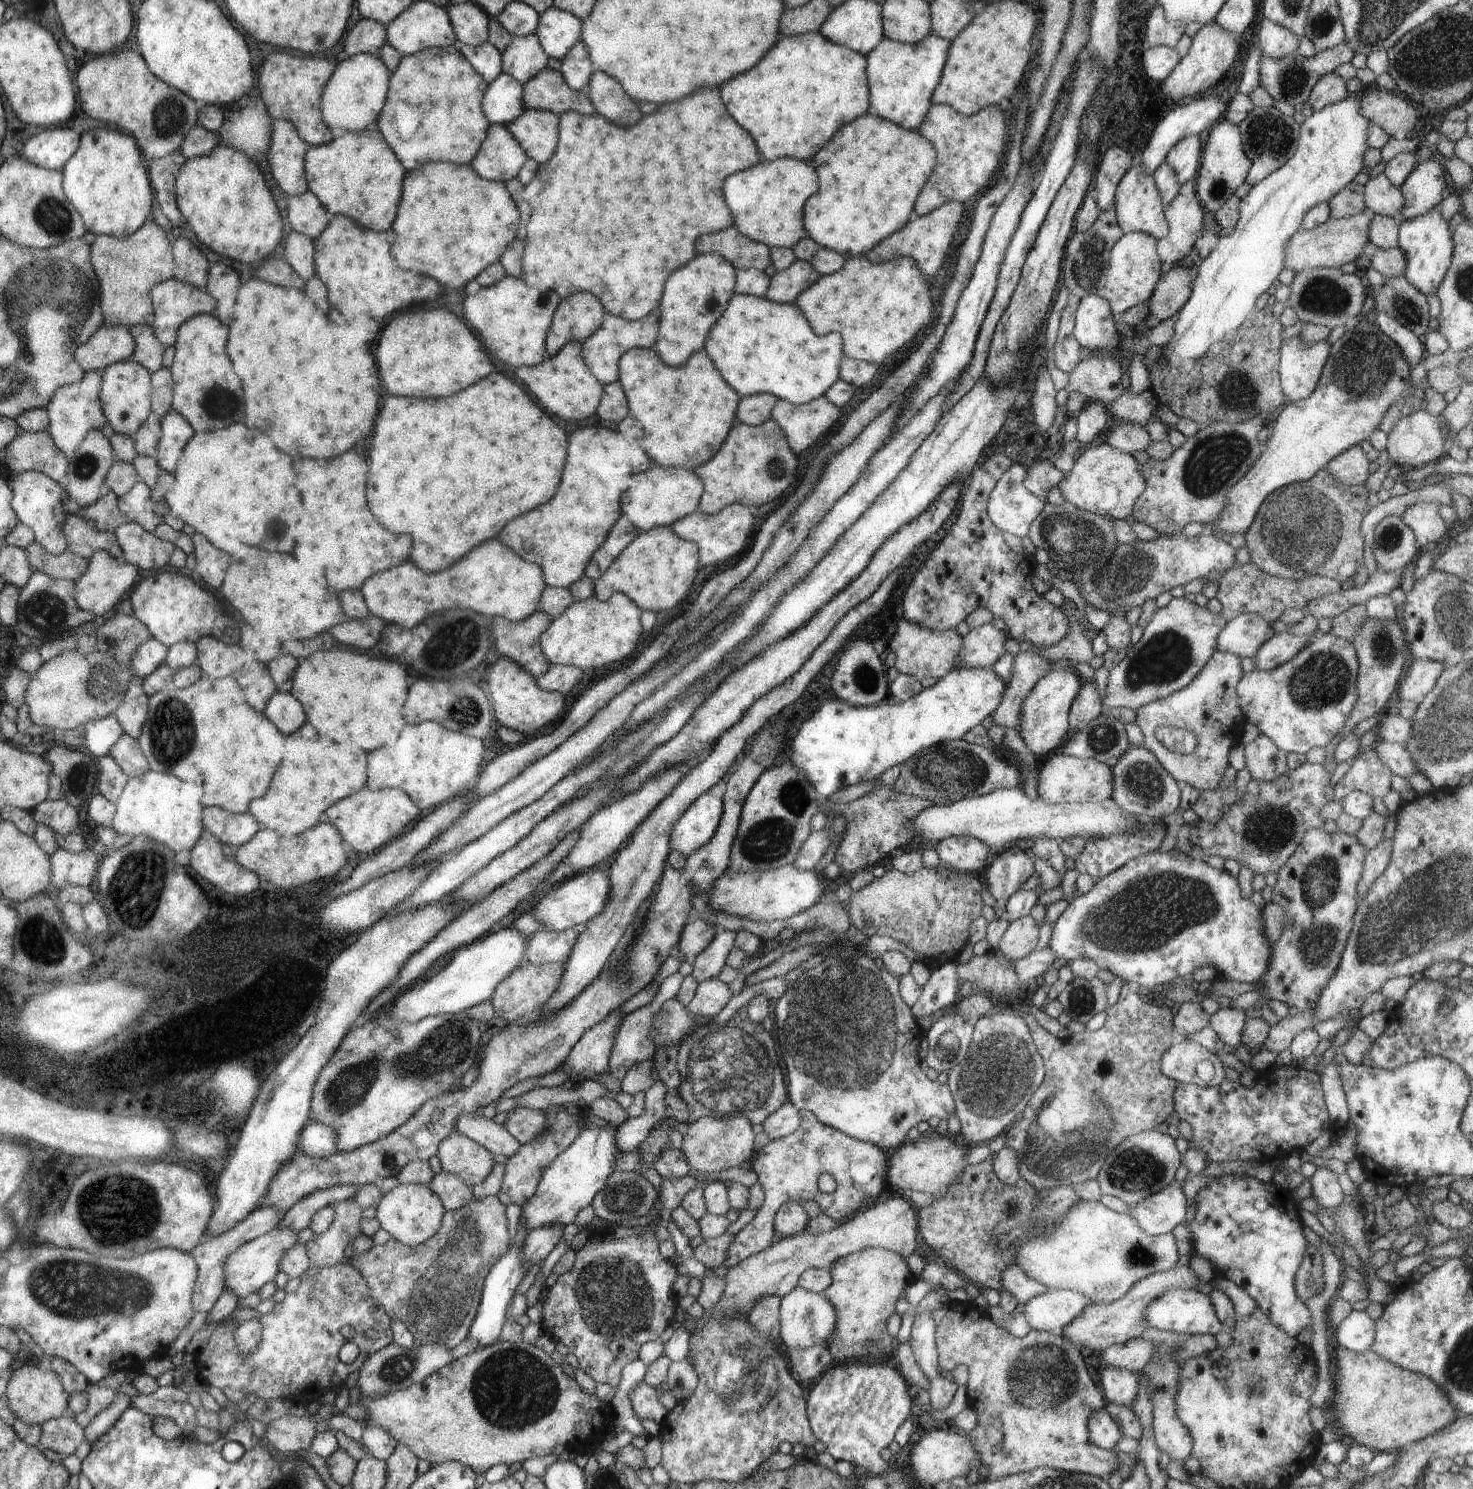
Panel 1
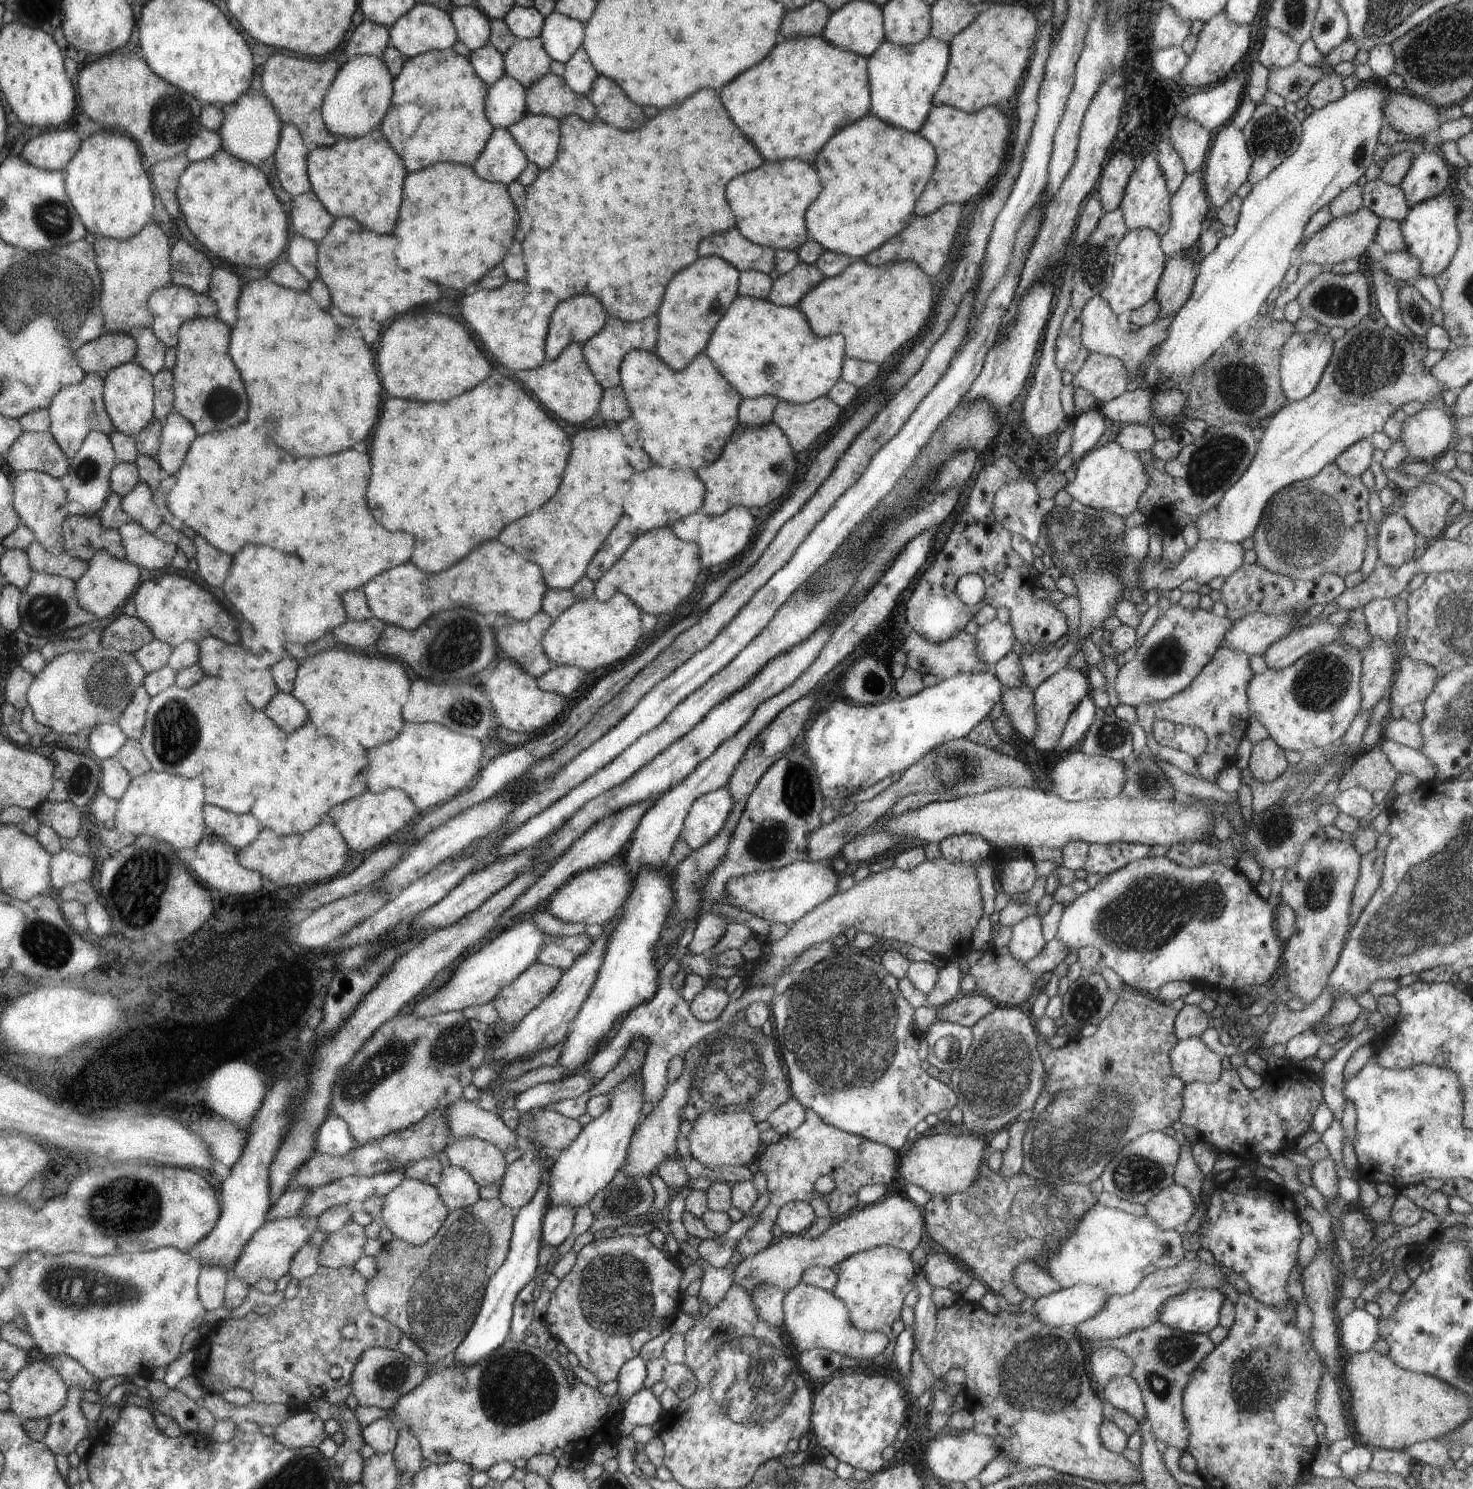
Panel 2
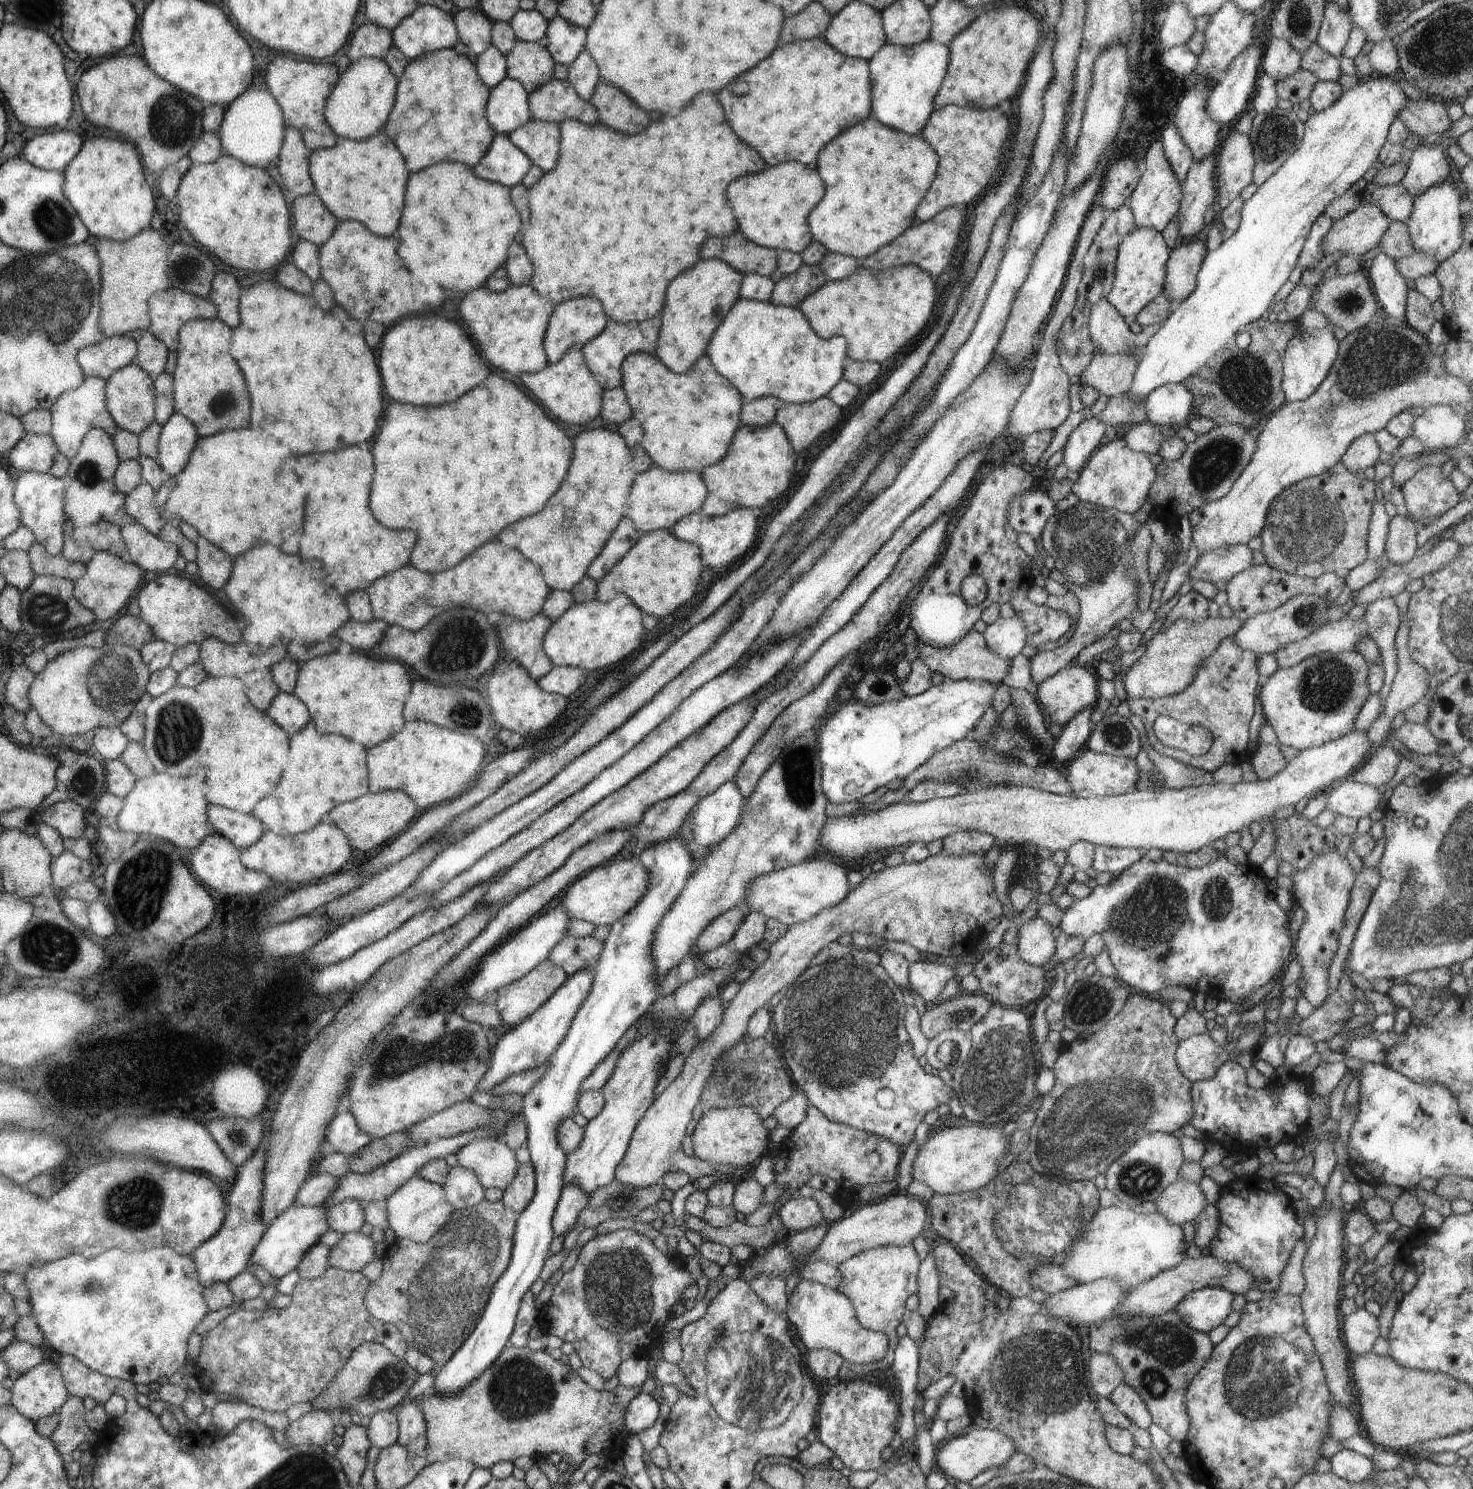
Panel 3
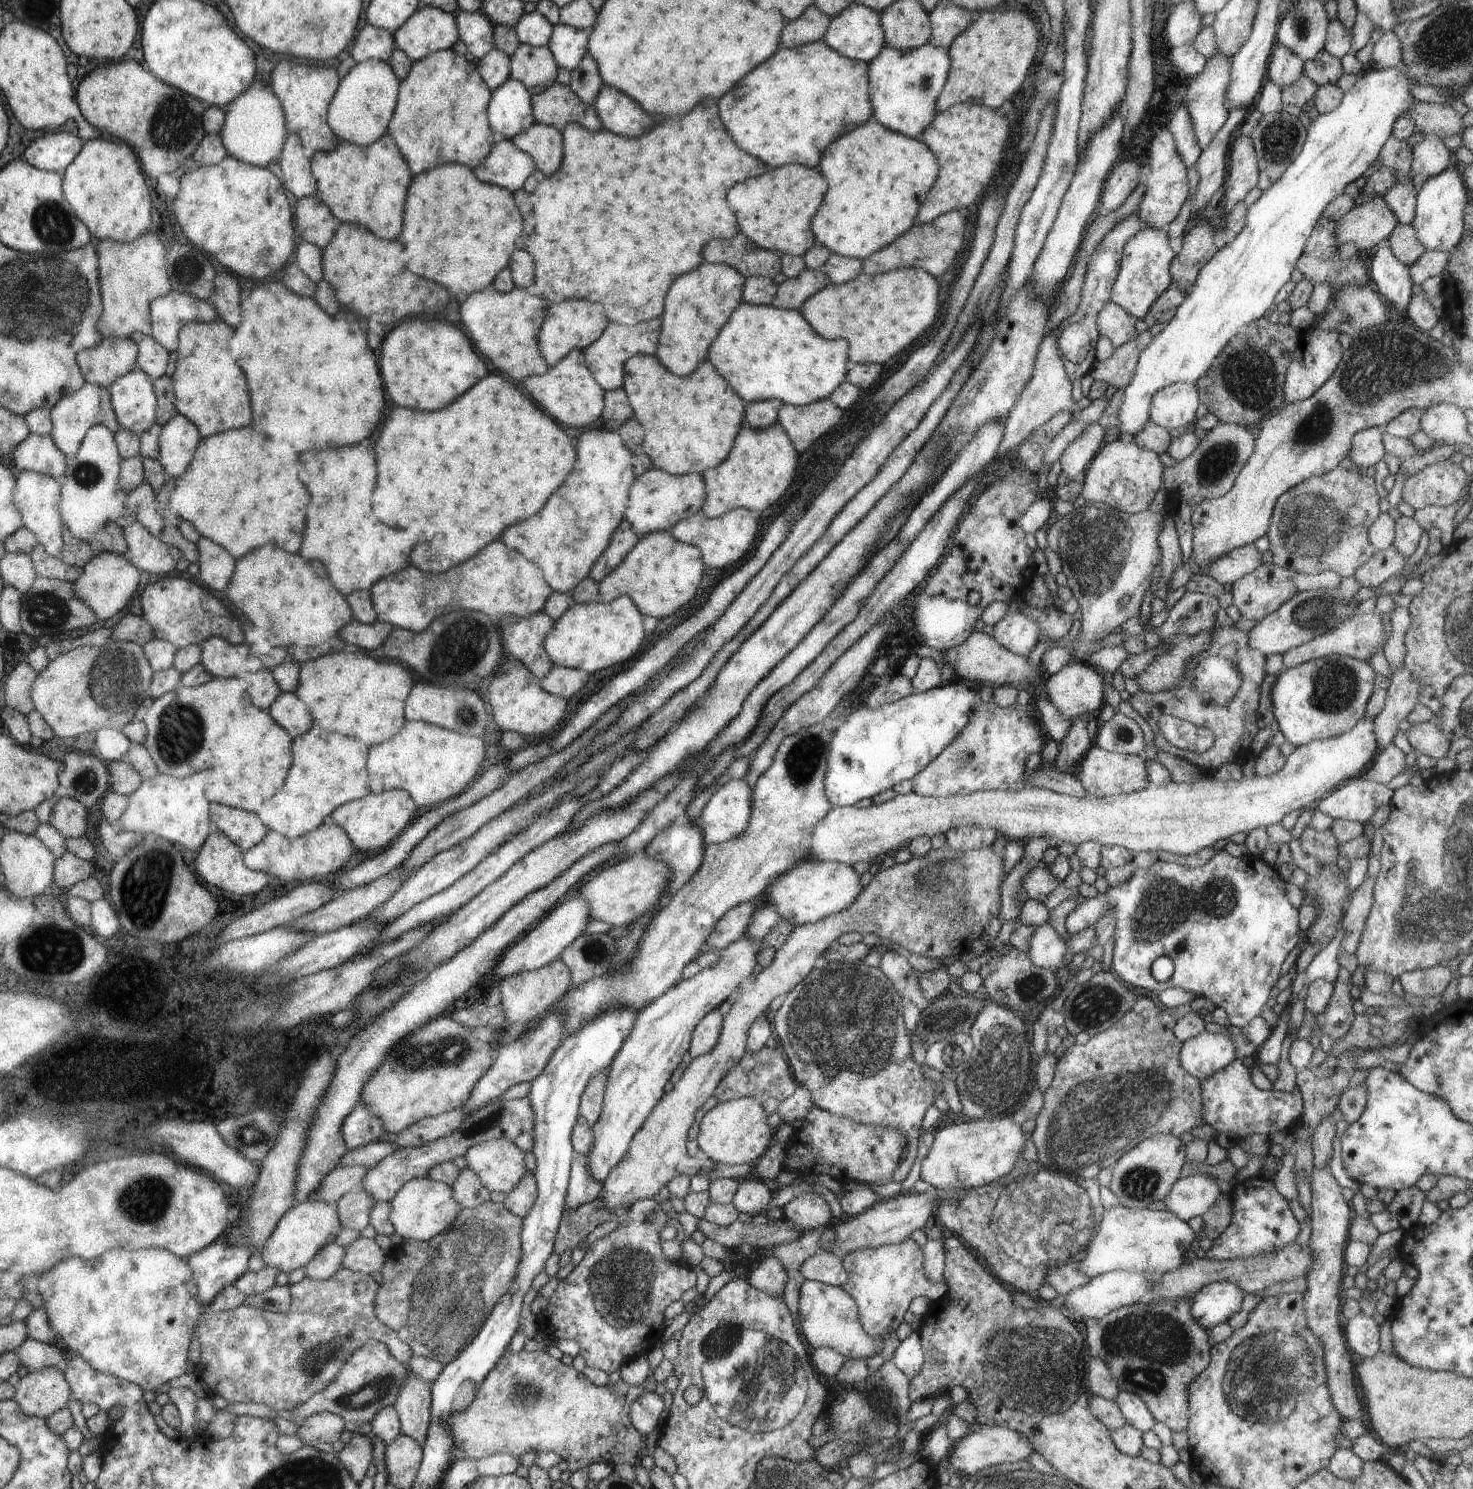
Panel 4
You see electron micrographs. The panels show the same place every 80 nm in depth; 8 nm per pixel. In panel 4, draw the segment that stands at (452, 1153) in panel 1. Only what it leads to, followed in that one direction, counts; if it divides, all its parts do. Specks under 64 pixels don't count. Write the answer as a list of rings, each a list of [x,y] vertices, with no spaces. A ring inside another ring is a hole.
[[[494,1139],[471,1146],[463,1156],[468,1168],[480,1177],[491,1192],[508,1194],[526,1176],[525,1152],[512,1141]]]

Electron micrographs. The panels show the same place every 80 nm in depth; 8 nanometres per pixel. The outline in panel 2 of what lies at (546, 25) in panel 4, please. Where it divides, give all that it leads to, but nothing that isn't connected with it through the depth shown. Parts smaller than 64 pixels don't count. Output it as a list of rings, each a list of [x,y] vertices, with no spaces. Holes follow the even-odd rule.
[[[514,5],[502,20],[518,39],[533,39],[539,36],[544,19],[536,7]]]

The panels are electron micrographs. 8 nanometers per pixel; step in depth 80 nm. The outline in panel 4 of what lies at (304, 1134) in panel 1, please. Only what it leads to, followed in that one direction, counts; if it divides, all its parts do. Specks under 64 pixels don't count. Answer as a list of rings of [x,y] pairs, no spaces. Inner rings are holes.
[[[358,1103],[341,1122],[341,1132],[348,1151],[378,1141],[384,1134],[379,1117]]]

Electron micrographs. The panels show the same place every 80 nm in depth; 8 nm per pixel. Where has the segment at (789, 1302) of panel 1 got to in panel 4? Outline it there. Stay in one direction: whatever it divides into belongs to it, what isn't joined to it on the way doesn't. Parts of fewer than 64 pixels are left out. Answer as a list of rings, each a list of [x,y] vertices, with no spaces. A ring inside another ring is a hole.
[[[804,1281],[800,1294],[800,1330],[813,1349],[832,1347],[848,1359],[871,1359],[883,1350],[883,1340],[867,1333],[858,1320],[858,1302],[842,1287]]]

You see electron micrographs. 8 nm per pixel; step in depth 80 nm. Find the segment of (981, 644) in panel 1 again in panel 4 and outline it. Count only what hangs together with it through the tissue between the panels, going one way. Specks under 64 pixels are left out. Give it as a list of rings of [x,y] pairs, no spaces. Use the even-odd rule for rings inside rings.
[[[1018,611],[1007,613],[993,626],[990,636],[994,637],[1000,646],[1023,657],[1027,657],[1040,642],[1038,623]]]

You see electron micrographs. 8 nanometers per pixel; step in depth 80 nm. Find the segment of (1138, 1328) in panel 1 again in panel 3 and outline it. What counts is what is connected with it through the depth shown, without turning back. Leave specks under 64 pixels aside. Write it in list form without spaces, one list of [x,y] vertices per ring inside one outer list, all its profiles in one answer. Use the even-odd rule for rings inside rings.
[[[1200,1256],[1200,1258],[1186,1257],[1176,1267],[1160,1272],[1151,1280],[1145,1281],[1143,1285],[1132,1289],[1126,1296],[1124,1304],[1120,1304],[1114,1312],[1118,1318],[1132,1318],[1132,1316],[1160,1316],[1173,1310],[1185,1297],[1205,1287],[1216,1286],[1231,1294],[1245,1295],[1248,1290],[1256,1289],[1256,1280],[1252,1278],[1252,1272],[1248,1272],[1244,1266],[1220,1261],[1215,1257]]]

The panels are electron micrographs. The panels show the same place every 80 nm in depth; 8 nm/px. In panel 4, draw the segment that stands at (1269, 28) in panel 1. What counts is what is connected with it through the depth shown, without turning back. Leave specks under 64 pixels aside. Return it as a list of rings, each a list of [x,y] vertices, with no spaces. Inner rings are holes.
[[[1276,44],[1267,66],[1267,78],[1278,86],[1291,85],[1301,79],[1303,60],[1289,48]]]

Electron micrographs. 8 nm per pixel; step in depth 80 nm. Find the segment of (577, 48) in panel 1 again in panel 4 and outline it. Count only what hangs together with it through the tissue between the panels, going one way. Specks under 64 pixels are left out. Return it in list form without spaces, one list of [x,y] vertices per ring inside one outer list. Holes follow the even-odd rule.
[[[591,54],[584,56],[583,63],[571,72],[569,87],[579,95],[580,100],[594,105],[603,85],[602,74],[596,61]]]

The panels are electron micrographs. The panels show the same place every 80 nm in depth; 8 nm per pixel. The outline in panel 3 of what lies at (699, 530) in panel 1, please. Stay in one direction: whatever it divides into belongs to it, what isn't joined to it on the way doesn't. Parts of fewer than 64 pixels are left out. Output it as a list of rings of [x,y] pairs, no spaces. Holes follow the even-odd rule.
[[[740,507],[731,510],[721,517],[709,517],[703,513],[684,516],[678,523],[674,524],[670,531],[680,540],[700,545],[703,549],[703,561],[710,568],[728,566],[732,560],[744,556],[756,542],[758,536],[758,520],[753,510],[748,507]]]

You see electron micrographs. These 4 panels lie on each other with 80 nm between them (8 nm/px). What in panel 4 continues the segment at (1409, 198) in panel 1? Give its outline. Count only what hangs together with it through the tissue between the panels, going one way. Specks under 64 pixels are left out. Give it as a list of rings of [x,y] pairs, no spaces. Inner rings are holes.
[[[1426,137],[1413,146],[1411,182],[1419,189],[1429,178],[1439,175],[1451,167],[1453,154],[1436,137]]]

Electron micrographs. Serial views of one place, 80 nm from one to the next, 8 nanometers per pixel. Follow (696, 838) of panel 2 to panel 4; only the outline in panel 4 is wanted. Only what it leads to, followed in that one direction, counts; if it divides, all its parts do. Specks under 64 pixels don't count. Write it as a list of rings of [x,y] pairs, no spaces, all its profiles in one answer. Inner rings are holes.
[[[730,779],[713,792],[698,820],[705,845],[726,842],[744,832],[753,794],[744,779]]]

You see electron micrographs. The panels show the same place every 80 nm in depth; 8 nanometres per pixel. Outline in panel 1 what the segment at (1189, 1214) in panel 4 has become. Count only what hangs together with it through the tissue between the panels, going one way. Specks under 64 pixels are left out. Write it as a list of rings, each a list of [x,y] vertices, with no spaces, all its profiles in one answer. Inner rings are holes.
[[[1172,1182],[1160,1192],[1131,1206],[1126,1214],[1148,1234],[1163,1235],[1171,1233],[1184,1221],[1187,1208],[1186,1195],[1176,1182]]]

